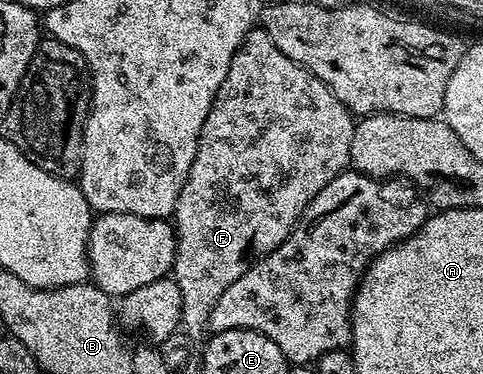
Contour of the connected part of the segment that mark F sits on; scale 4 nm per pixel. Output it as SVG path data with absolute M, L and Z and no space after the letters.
M252 27L247 32L229 63L229 75L225 75L209 115L205 115L197 155L173 214L173 276L177 287L181 287L181 325L190 337L199 339L203 329L205 333L217 299L247 270L251 249L255 255L272 253L302 222L303 213L315 196L351 165L354 130L353 115L324 81L289 59L262 27Z

